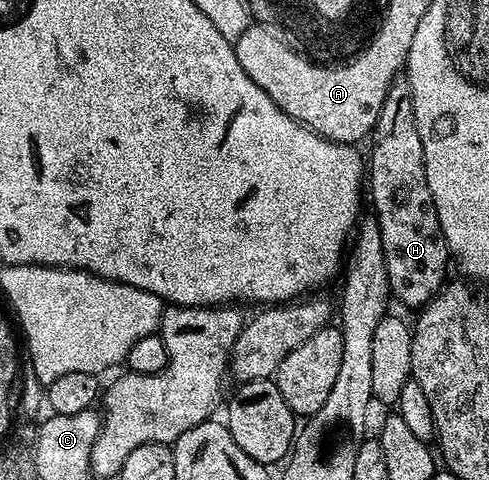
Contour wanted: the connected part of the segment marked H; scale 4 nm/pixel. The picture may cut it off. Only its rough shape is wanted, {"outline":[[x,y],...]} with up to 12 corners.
{"outline":[[410,81],[368,136],[390,294],[421,309],[452,256],[428,189]]}

